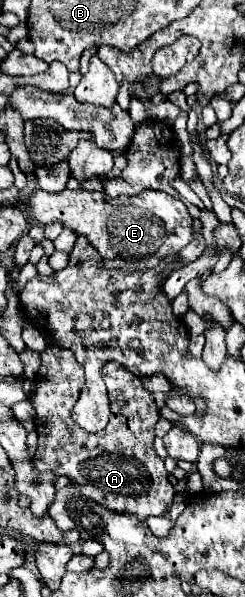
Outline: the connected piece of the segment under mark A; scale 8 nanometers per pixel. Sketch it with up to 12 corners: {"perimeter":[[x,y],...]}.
{"perimeter":[[41,351],[33,467],[141,521],[175,487],[153,449],[153,393],[121,363],[107,429],[71,419],[83,367]]}

